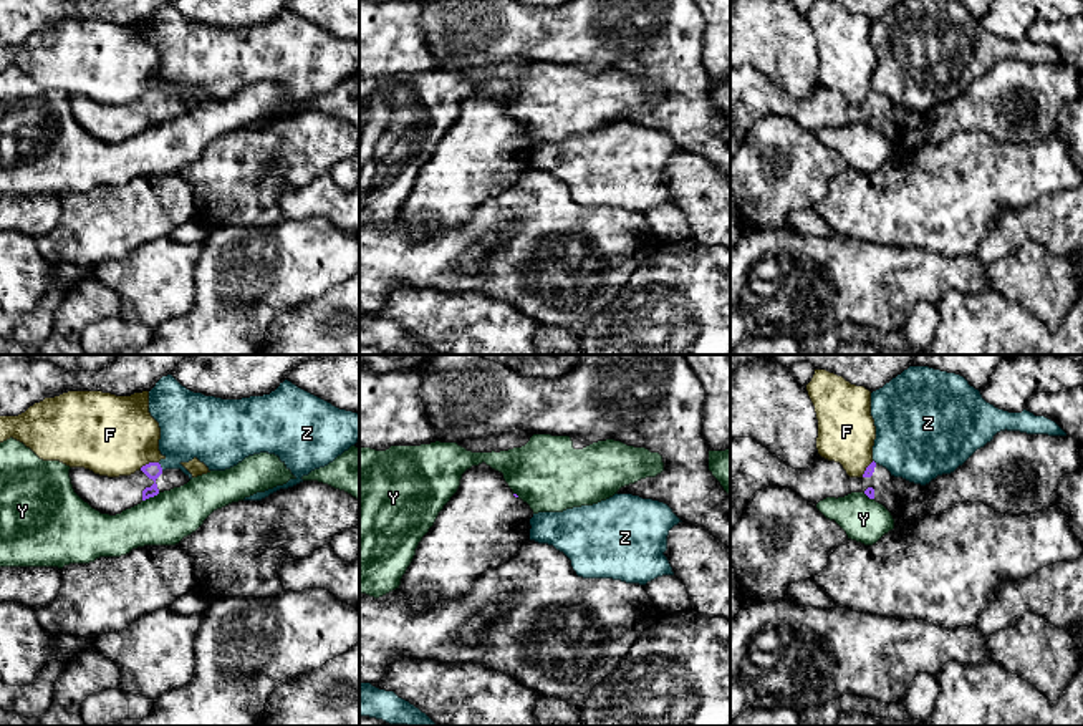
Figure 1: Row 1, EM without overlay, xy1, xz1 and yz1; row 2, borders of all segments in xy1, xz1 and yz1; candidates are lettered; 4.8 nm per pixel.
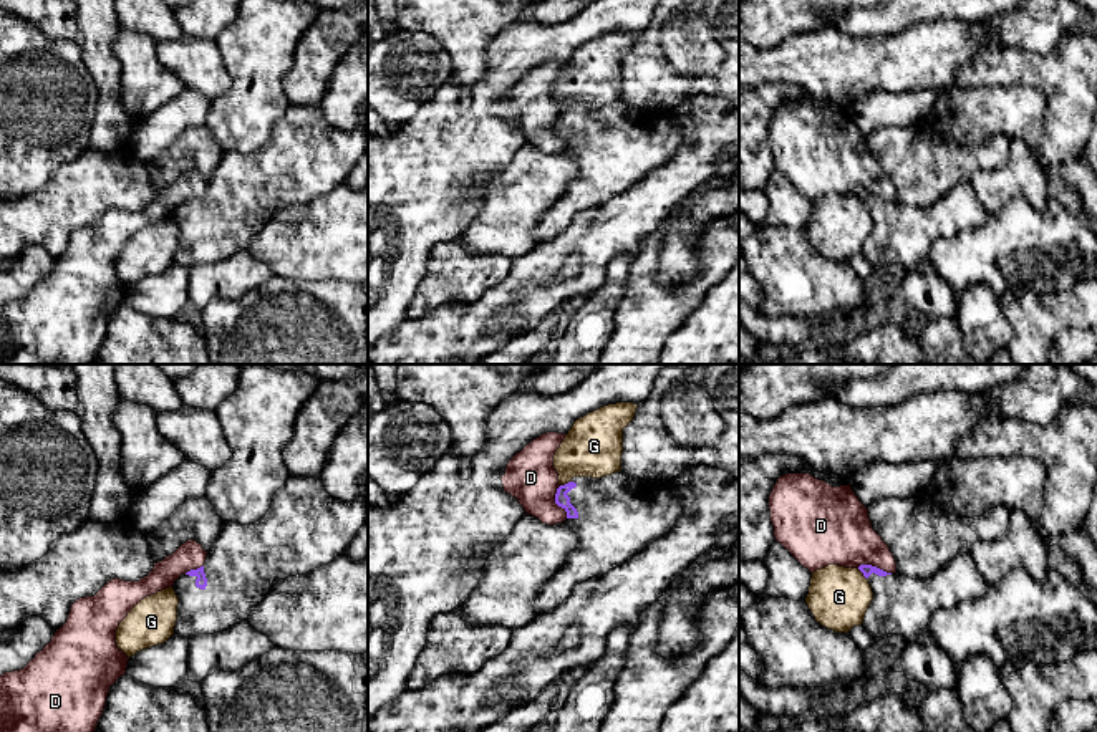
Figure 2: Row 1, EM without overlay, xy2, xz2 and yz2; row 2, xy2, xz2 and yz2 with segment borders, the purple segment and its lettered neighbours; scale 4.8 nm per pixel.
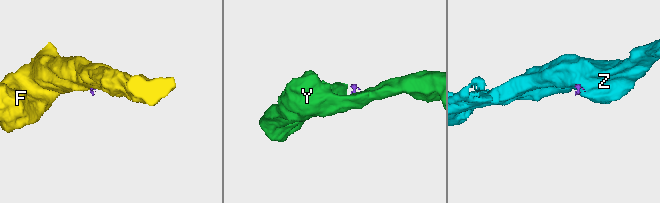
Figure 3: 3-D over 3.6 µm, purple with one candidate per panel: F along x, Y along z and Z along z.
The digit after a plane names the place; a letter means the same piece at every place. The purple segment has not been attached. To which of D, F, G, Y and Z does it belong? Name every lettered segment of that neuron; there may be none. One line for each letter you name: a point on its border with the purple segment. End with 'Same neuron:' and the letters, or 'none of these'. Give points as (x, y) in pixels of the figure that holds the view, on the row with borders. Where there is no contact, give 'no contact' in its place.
Same neuron: none of these

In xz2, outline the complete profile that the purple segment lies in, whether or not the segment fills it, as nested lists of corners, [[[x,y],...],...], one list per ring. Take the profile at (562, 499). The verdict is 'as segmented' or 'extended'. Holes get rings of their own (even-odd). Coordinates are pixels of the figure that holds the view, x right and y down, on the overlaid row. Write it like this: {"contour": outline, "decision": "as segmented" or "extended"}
{"contour": [[[621,470],[600,479],[573,477],[557,489],[555,503],[567,512],[565,523],[577,533],[578,545],[539,590],[534,604],[537,616],[562,604],[577,585],[600,578],[636,556],[671,532],[683,515],[679,500],[663,482],[633,479]]], "decision": "extended"}

